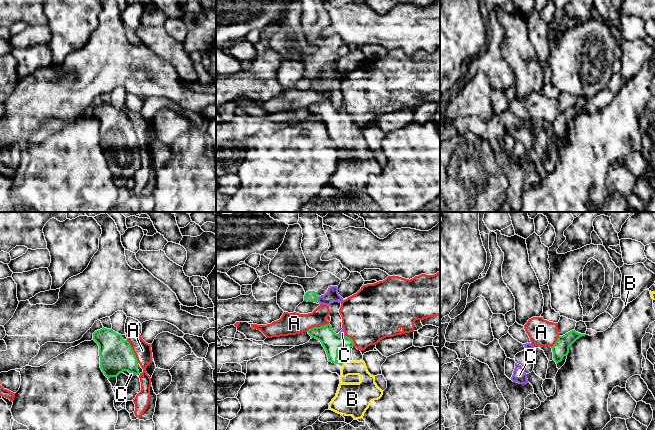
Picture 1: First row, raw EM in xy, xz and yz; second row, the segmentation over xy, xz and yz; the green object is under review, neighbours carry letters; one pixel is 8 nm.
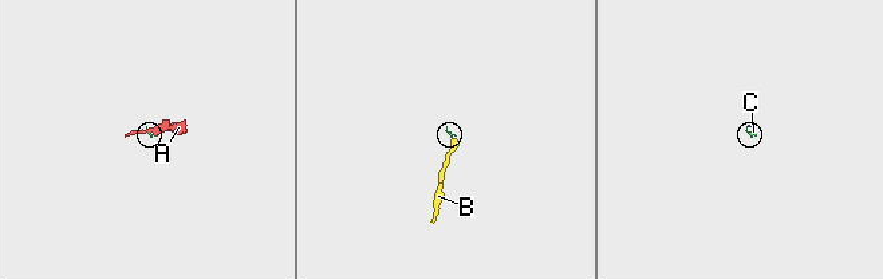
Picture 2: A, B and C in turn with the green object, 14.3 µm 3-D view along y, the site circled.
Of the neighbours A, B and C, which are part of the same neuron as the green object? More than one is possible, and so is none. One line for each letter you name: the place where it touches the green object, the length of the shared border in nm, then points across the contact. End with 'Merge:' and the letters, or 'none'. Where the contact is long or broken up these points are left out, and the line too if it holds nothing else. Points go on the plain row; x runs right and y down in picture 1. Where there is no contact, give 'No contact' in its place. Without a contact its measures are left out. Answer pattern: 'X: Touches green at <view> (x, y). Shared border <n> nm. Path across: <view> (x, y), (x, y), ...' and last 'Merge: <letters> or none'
B: Touches green at xz (342, 140). Shared border 40 nm. Path across: xz (332, 118), (332, 133), (342, 140), (341, 160), (348, 170)
C: Touches green at xz (318, 73). Shared border 40 nm
Merge: B, C

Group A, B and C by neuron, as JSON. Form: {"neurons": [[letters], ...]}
{"neurons": [["A"], ["B", "C"]]}

